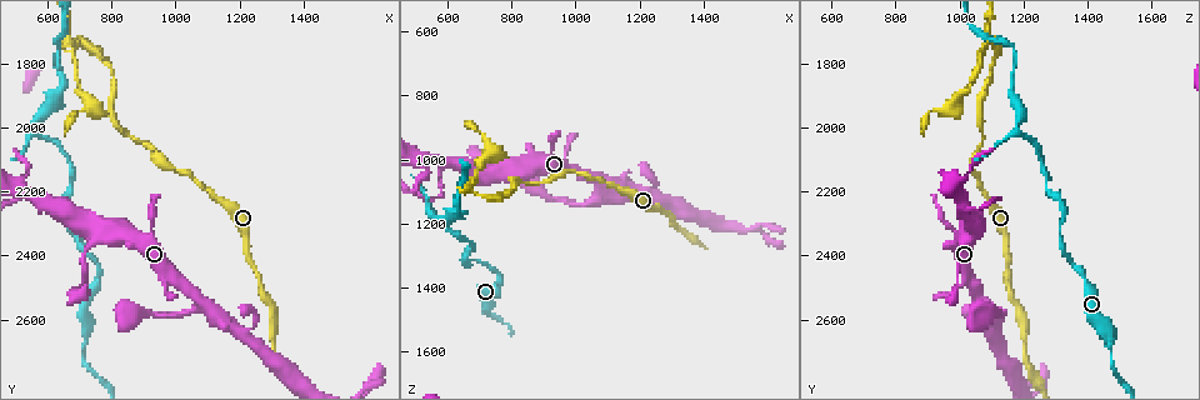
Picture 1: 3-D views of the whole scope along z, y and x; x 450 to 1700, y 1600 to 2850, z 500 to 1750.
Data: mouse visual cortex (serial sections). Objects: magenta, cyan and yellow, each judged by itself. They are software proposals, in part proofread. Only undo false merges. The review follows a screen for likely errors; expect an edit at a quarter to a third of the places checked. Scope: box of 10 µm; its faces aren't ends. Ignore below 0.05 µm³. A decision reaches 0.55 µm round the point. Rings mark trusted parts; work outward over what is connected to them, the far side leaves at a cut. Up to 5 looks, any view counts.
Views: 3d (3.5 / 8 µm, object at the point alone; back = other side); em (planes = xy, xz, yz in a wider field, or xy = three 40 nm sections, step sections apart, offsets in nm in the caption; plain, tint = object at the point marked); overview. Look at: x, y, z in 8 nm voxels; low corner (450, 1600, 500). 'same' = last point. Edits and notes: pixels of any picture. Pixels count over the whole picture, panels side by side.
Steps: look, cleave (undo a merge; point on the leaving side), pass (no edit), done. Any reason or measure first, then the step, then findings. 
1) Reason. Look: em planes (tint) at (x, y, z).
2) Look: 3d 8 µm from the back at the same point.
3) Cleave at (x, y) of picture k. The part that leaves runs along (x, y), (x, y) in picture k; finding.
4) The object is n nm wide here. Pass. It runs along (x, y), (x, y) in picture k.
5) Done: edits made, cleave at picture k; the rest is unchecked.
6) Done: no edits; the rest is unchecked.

Abrupt turn. Look: 3d 3.5 µm from the back at (560, 2020, 1180).

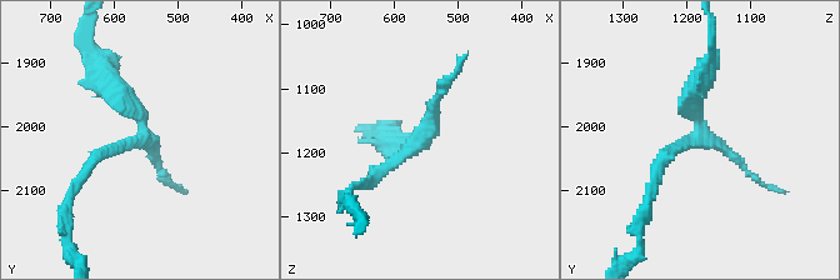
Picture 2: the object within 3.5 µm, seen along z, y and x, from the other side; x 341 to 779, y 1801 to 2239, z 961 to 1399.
Need the tissue. Look: em xy step 2 (tint) at (560, 2020, 1180).

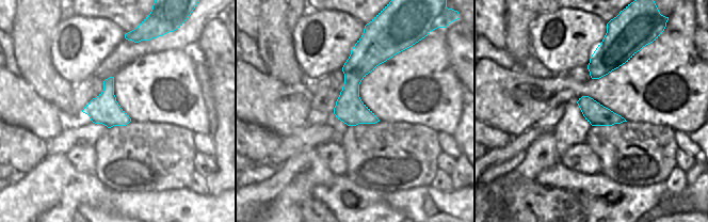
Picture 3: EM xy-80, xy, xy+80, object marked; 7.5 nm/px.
Another direction. Look: em xy step 5 (tint) at the same point.

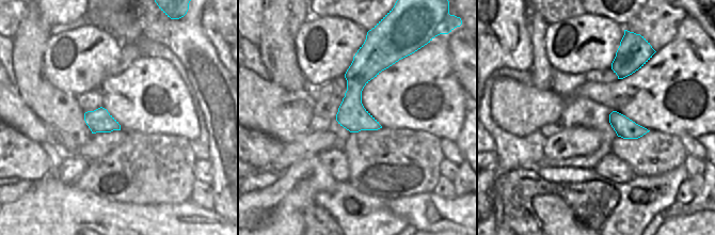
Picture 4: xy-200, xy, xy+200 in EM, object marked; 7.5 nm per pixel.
Pass. It runs along (653, 176), (698, 138), (704, 69) in picture 2; continuous, no second cell.

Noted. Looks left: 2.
Arms part here. Look: 3d 3.5 µm at (670, 1740, 1100).

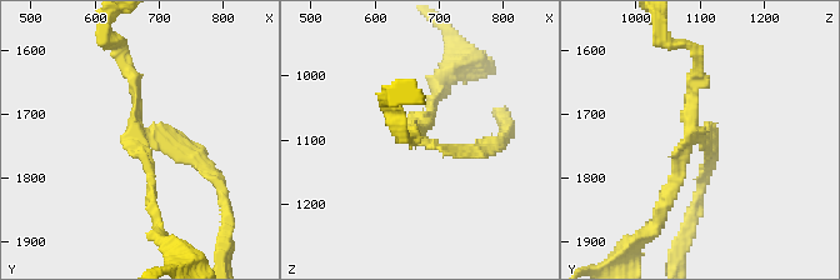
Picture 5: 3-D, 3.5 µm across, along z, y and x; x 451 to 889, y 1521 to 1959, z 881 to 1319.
3 arms meet here; the arms are 150, 150, 150 nm wide. Look: em xy step 3 (tint) at (675, 1730, 1100).

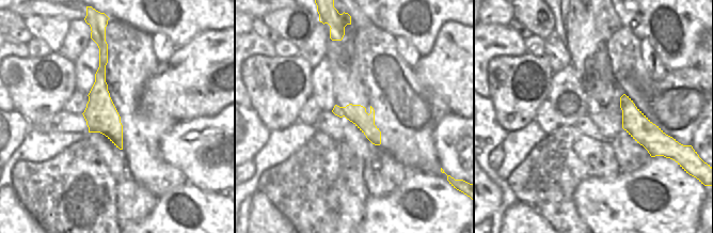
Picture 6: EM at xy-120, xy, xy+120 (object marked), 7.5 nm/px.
Cleave at (403, 131) of picture 5. The part that leaves runs along (423, 135), (438, 78) in picture 5; a second cell is stuck on.

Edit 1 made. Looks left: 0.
Done: edits made, cleave at picture 5; the rest is unchecked.

